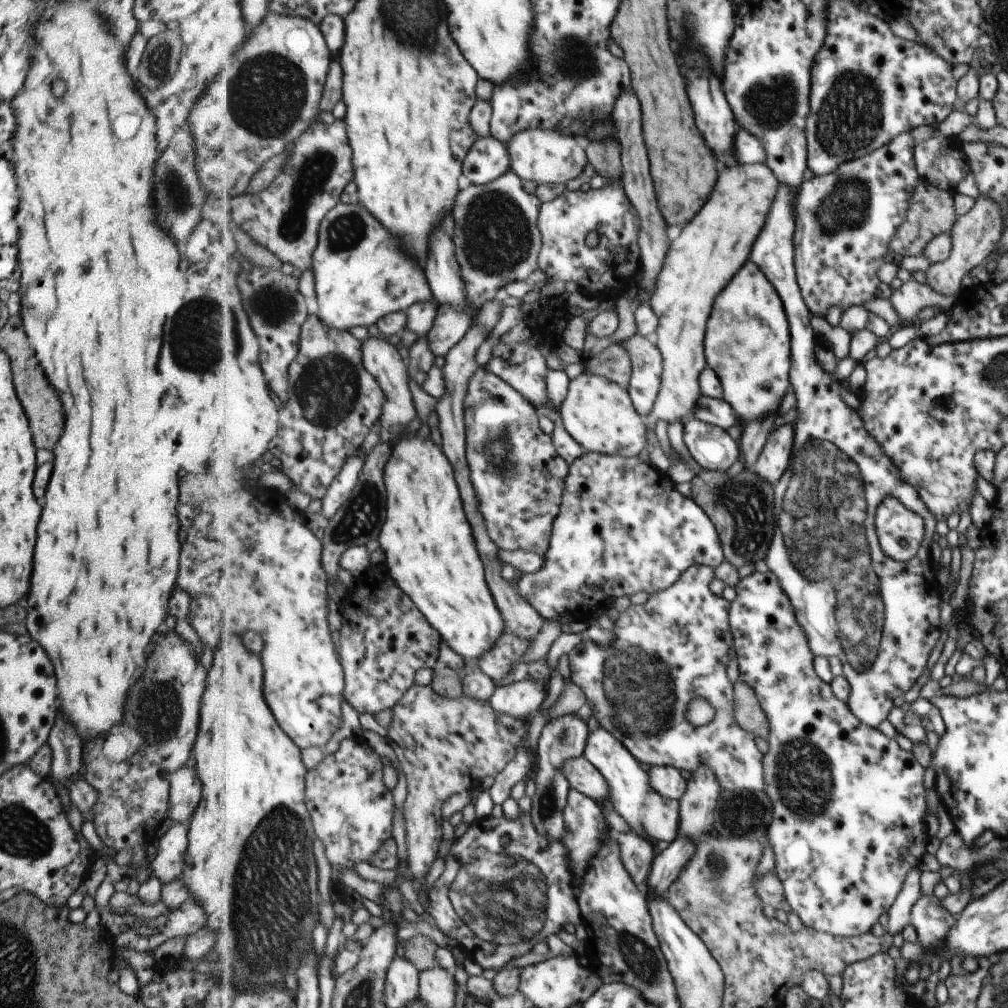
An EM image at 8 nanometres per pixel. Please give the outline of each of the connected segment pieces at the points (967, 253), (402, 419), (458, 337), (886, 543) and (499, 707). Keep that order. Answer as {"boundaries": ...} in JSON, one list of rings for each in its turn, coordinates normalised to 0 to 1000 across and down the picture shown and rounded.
{"boundaries":[[[[971,193],[965,201],[965,204],[948,215],[944,222],[942,234],[942,249],[940,255],[933,261],[924,261],[918,268],[919,283],[926,287],[926,290],[936,293],[937,295],[949,294],[949,284],[953,276],[971,260],[975,258],[989,246],[989,239],[993,236],[995,228],[995,212],[993,205],[981,195]]],[[[378,330],[377,333],[365,333],[360,338],[361,362],[368,371],[371,371],[375,375],[385,393],[385,397],[381,403],[381,411],[376,418],[379,421],[379,435],[382,438],[386,438],[386,437],[396,437],[398,425],[414,415],[414,407],[412,407],[408,385],[406,385],[407,369],[405,368],[405,363],[402,363],[398,351],[396,351],[396,342],[391,343]]],[[[444,302],[435,306],[430,325],[423,333],[432,353],[443,353],[443,350],[459,337],[470,320],[470,313],[463,305],[452,307]]],[[[878,494],[869,510],[869,525],[878,550],[896,558],[908,550],[914,538],[914,516],[892,514],[892,498]]],[[[525,674],[504,680],[496,680],[485,696],[492,706],[524,714],[543,694],[543,680],[539,676]]]]}

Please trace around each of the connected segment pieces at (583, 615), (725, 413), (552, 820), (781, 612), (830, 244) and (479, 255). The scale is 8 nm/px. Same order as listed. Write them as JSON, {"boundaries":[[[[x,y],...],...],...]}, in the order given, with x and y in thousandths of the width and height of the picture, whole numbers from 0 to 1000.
{"boundaries":[[[[581,448],[578,453],[566,461],[563,476],[562,477],[562,485],[560,486],[560,498],[556,505],[557,508],[549,521],[548,536],[544,549],[540,552],[542,554],[541,560],[532,568],[519,570],[513,579],[513,584],[518,593],[523,595],[541,615],[550,617],[557,623],[560,620],[570,617],[570,615],[588,616],[601,606],[604,600],[603,596],[607,594],[609,597],[613,593],[628,591],[632,587],[640,586],[645,590],[663,584],[674,576],[678,569],[686,564],[687,562],[699,561],[709,563],[710,562],[715,562],[717,556],[720,556],[718,541],[715,538],[710,519],[703,514],[703,511],[698,507],[698,503],[693,502],[688,494],[678,490],[661,468],[654,467],[646,460],[638,458],[633,451],[621,453],[618,451]]],[[[697,392],[690,403],[688,415],[718,426],[725,423],[737,425],[730,407],[719,396],[708,396]]],[[[570,707],[544,714],[536,726],[532,745],[534,748],[534,765],[531,772],[533,785],[527,792],[529,796],[527,808],[533,823],[547,833],[558,832],[563,825],[560,804],[568,782],[560,765],[561,757],[579,750],[584,731],[585,722],[582,720],[582,715],[576,714]]],[[[752,563],[747,568],[733,575],[729,582],[731,591],[724,598],[724,620],[728,629],[727,647],[733,661],[733,673],[750,685],[751,692],[762,709],[764,729],[761,732],[763,744],[758,748],[760,787],[766,792],[769,802],[769,813],[763,822],[763,837],[770,847],[769,866],[777,875],[779,891],[782,897],[791,905],[797,919],[810,924],[824,926],[835,930],[854,929],[864,923],[864,919],[880,905],[887,897],[892,881],[900,872],[902,863],[910,859],[912,851],[918,843],[920,826],[918,819],[918,782],[916,782],[916,762],[906,754],[904,746],[896,746],[888,734],[882,734],[872,724],[858,718],[836,696],[825,684],[825,679],[818,677],[809,663],[810,649],[804,640],[798,621],[792,616],[790,603],[786,595],[779,589],[774,573],[759,563]]],[[[898,130],[868,151],[834,164],[824,173],[808,175],[795,186],[788,235],[790,271],[797,296],[807,313],[817,314],[824,304],[832,304],[838,310],[843,304],[856,303],[869,295],[875,280],[871,268],[878,263],[881,240],[897,219],[904,203],[905,188],[913,178],[906,155],[909,142],[905,133]]],[[[509,169],[480,184],[466,183],[453,194],[453,204],[449,206],[451,214],[451,244],[455,259],[463,305],[473,311],[480,302],[490,299],[498,292],[499,285],[505,280],[517,278],[524,280],[523,273],[536,266],[535,256],[538,247],[538,230],[534,223],[536,206],[539,200],[532,192],[525,192],[519,187],[519,178]]]]}

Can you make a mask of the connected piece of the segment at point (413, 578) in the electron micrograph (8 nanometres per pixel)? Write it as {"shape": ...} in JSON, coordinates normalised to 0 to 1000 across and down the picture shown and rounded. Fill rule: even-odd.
{"shape":[[[426,433],[402,435],[390,446],[390,454],[382,464],[382,478],[386,488],[386,516],[383,516],[376,536],[382,550],[381,562],[388,567],[398,585],[413,597],[426,617],[438,628],[439,637],[457,649],[461,656],[475,658],[478,651],[492,640],[493,633],[499,631],[503,625],[499,611],[491,599],[491,590],[483,581],[481,562],[477,558],[469,524],[459,504],[447,458]]]}

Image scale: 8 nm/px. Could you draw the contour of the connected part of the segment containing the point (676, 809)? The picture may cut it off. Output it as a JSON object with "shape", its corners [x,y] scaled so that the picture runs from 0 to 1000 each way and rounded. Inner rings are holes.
{"shape":[[[650,783],[644,784],[638,799],[637,814],[643,830],[669,836],[674,830],[675,795]]]}

